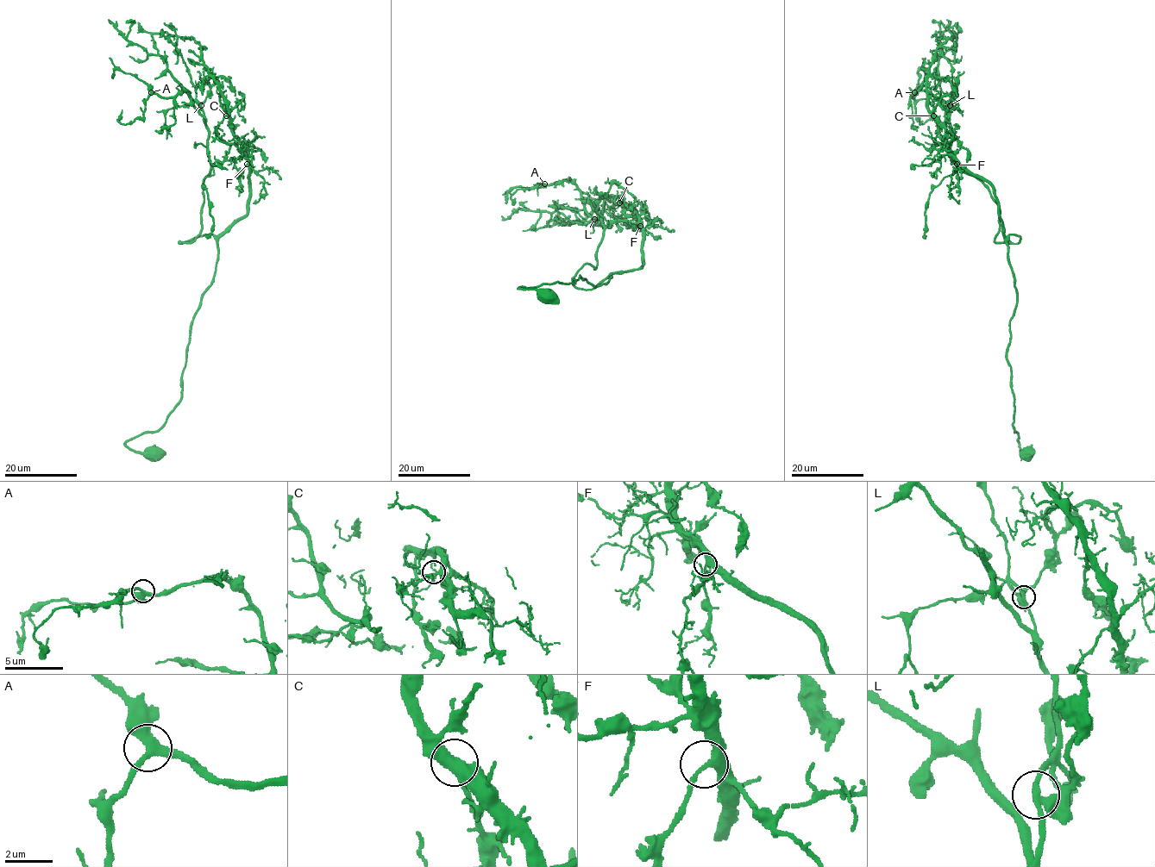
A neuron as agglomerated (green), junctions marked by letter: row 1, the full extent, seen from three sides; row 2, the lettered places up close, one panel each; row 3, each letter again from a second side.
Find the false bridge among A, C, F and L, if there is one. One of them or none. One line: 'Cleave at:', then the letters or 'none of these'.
Cleave at: none of these

